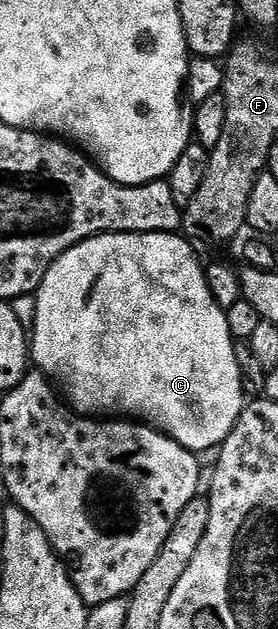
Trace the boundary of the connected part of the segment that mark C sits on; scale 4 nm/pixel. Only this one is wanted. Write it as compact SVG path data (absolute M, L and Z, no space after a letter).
M113 233L95 235L93 239L74 245L46 273L40 290L36 292L36 327L30 333L30 359L41 372L58 388L69 407L77 415L85 417L131 417L141 424L155 427L163 435L168 435L187 451L203 453L219 448L224 438L234 429L242 413L246 396L242 387L239 363L235 357L235 342L230 333L230 325L225 311L210 297L206 285L204 267L196 260L193 244L187 238L176 233L166 235L133 235L131 233Z

